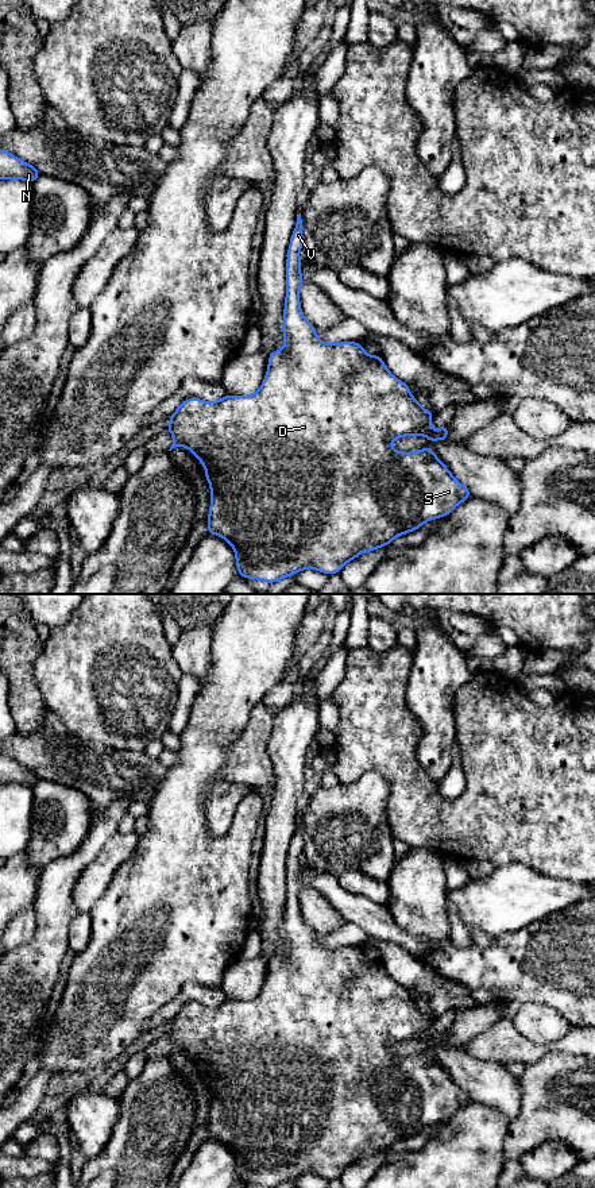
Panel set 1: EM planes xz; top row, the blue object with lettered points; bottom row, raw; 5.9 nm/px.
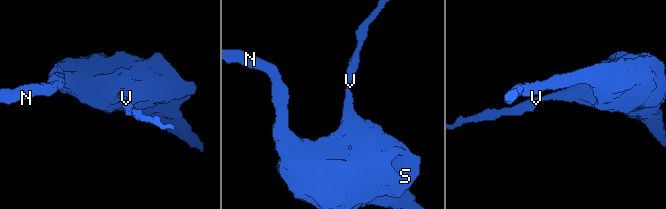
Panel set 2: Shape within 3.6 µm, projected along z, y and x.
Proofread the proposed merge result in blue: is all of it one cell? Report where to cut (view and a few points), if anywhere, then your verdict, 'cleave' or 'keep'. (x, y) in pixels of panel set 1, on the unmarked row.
no cut | keep

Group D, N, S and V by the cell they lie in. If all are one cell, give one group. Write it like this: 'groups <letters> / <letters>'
groups D N S V

